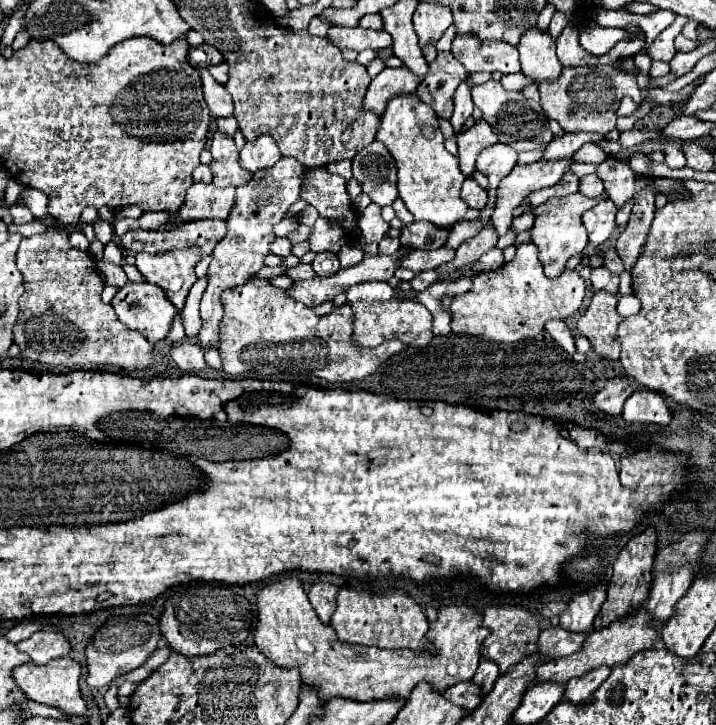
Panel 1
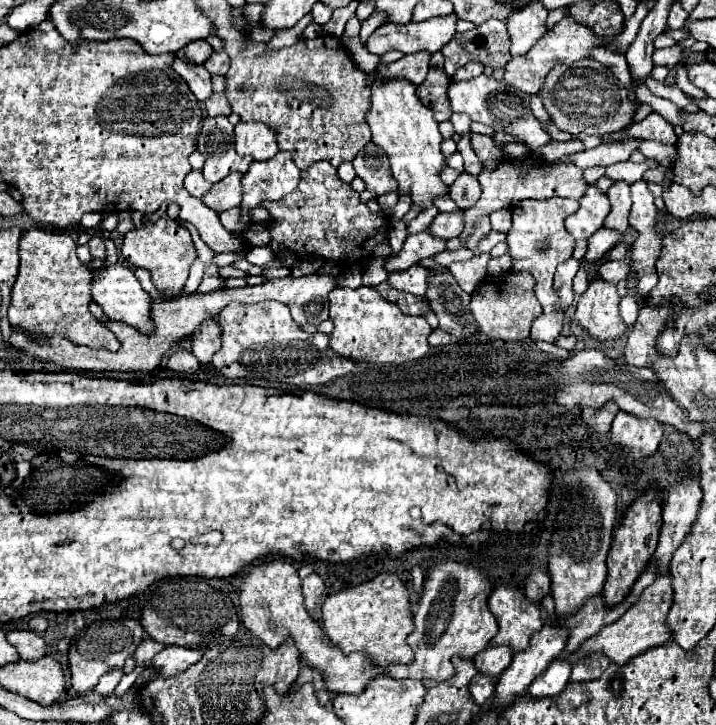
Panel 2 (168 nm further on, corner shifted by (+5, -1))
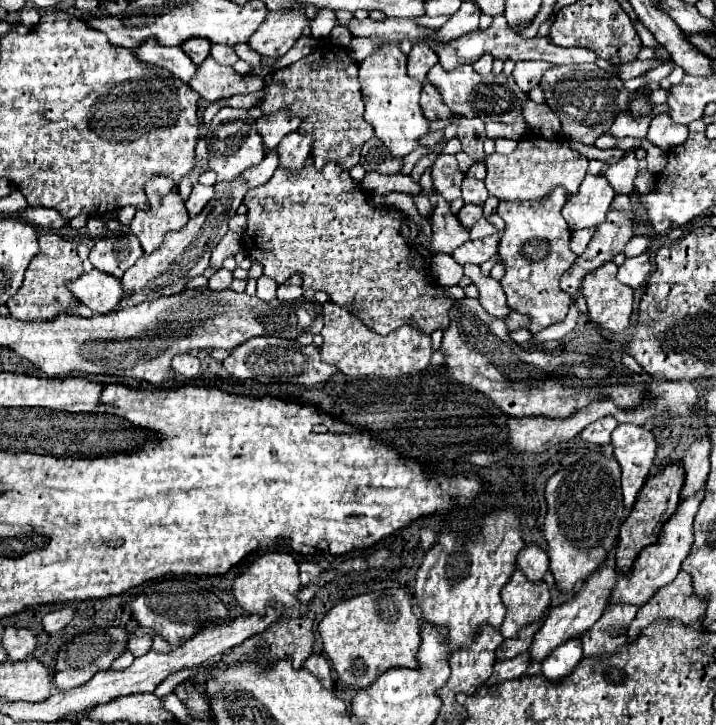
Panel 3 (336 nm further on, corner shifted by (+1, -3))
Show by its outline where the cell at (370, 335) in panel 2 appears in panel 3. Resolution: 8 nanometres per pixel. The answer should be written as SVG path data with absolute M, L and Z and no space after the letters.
M332 301L324 303L324 329L322 329L322 361L334 363L342 373L360 377L360 375L382 375L398 377L418 373L430 365L432 341L430 335L422 333L416 327L398 327L388 335L378 335L364 325L348 307L340 307Z

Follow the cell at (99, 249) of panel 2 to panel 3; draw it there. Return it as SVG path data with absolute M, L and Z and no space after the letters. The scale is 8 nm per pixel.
M112 233L96 241L96 245L90 249L88 259L96 269L106 271L114 277L122 277L124 271L140 259L140 255L142 249L132 233L128 235Z

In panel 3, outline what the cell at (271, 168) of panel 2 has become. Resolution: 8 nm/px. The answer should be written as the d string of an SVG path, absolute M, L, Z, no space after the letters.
M298 131L290 133L282 145L278 145L278 159L280 159L280 169L300 173L308 155L310 155L310 145L312 141L308 137L302 137Z

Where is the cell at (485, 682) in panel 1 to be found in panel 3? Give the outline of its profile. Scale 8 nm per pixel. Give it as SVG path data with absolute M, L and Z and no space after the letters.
M540 623L522 629L520 639L506 639L506 641L496 649L496 661L506 661L506 659L512 659L512 657L518 657L518 655L526 653L526 651L530 649L532 637L534 637L534 633L538 631L538 627L540 627Z

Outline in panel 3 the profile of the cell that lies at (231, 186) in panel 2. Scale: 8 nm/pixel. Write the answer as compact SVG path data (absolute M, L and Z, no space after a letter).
M268 153L268 155L262 159L262 163L246 169L246 171L242 173L246 189L256 189L258 185L266 183L266 181L272 177L272 173L276 171L276 167L278 167L278 157L274 157L274 153Z

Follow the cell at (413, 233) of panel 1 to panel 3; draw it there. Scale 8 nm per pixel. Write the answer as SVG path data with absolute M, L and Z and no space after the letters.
M464 205L456 217L464 229L470 229L482 217L482 205Z

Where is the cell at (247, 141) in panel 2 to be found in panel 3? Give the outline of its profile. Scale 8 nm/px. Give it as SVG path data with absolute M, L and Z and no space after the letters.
M282 111L282 113L274 113L272 119L266 119L266 117L256 119L256 129L262 137L264 153L268 153L268 151L276 149L286 135L290 135L292 131L298 129L298 119L294 115Z

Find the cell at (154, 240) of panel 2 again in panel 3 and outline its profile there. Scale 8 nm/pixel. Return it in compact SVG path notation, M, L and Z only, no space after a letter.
M156 177L150 179L150 183L146 183L146 197L150 201L150 209L148 211L136 211L134 221L130 223L130 231L138 237L144 255L150 255L152 251L160 249L164 237L172 231L180 231L186 227L188 223L188 211L184 207L182 197L178 195L178 191L174 189L174 183L166 177Z

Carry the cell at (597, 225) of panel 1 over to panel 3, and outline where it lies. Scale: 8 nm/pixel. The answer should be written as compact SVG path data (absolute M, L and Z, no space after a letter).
M586 175L578 195L570 195L562 215L572 231L584 227L596 227L606 219L610 203L614 199L614 189L602 175Z

